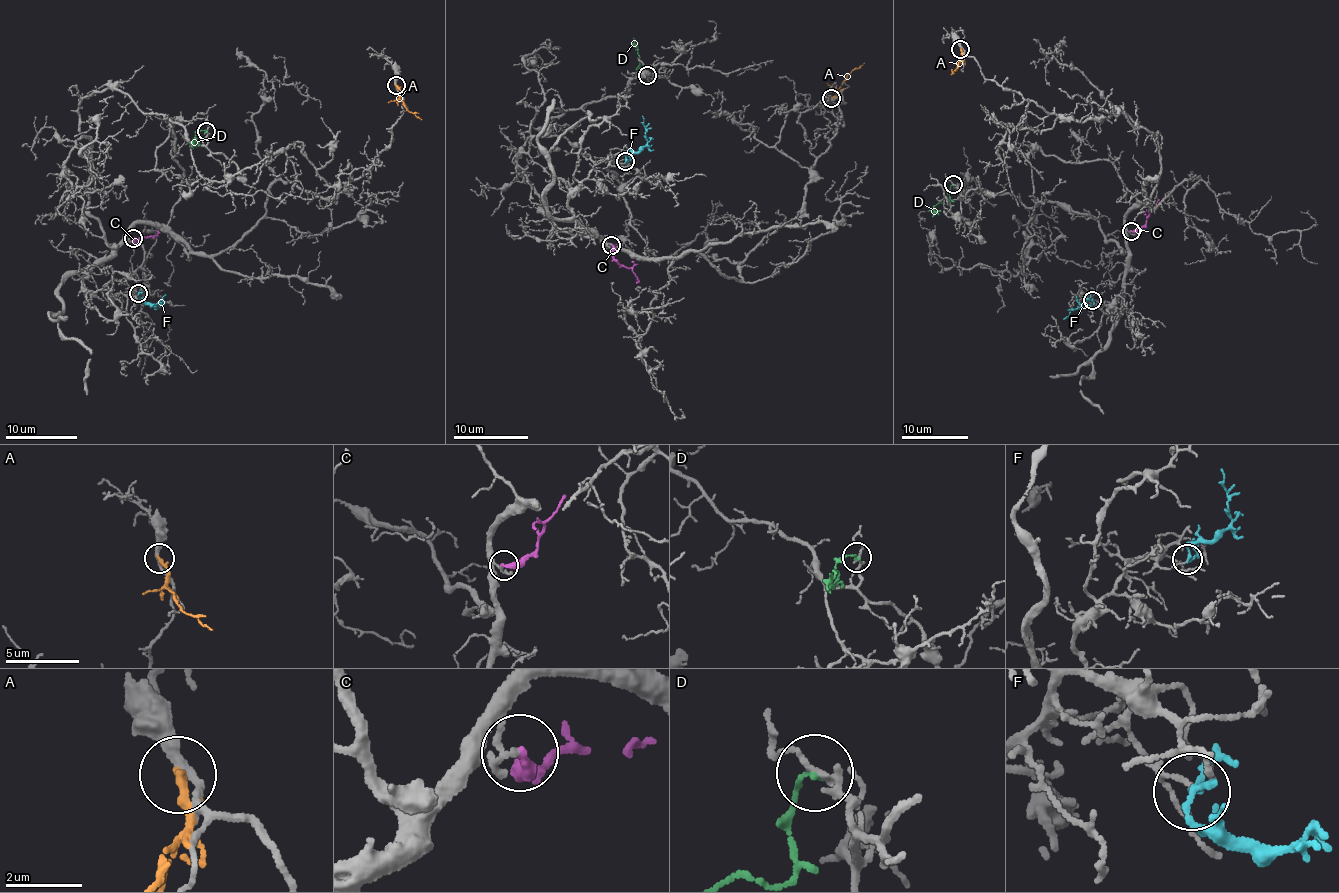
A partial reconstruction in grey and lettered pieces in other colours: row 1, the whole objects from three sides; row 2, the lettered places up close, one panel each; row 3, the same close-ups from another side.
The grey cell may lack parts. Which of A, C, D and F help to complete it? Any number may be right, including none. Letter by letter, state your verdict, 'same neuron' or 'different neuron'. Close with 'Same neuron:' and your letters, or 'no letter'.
A: different neuron
C: different neuron
D: same neuron
F: different neuron
Same neuron: D

